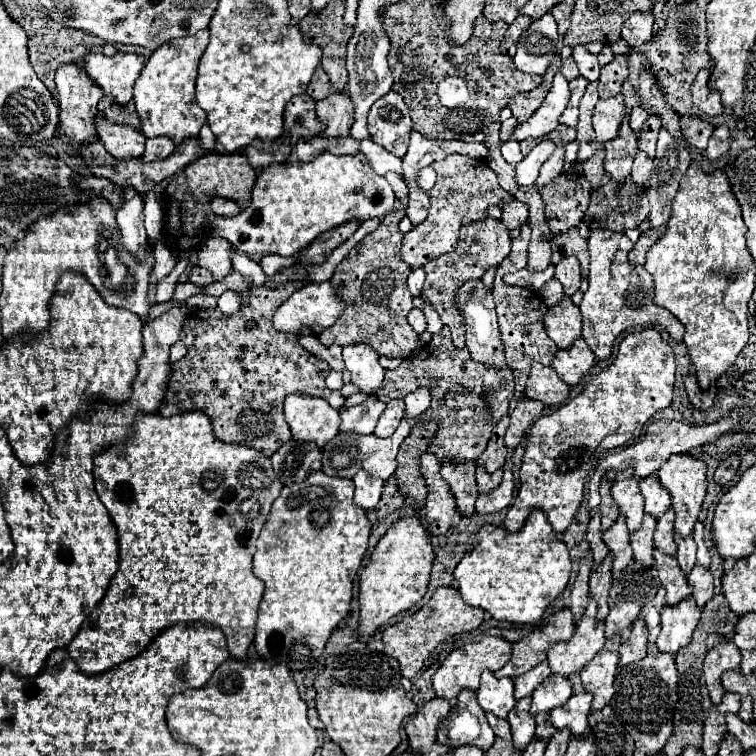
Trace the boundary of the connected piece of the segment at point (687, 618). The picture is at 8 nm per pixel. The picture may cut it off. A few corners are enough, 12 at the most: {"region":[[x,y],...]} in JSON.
{"region":[[694,596],[664,606],[658,650],[678,654],[700,622]]}

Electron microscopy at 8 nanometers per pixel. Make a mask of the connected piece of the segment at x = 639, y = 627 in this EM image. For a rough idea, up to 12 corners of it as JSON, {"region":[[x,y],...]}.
{"region":[[636,618],[628,642],[620,646],[620,666],[646,656],[648,628]]}

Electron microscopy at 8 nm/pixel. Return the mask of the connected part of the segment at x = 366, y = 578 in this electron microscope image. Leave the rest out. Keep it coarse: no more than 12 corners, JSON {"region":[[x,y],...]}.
{"region":[[394,522],[360,576],[362,640],[426,594],[434,548]]}

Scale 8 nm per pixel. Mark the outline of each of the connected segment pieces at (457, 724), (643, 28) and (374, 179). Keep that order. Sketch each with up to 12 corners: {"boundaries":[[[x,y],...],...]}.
{"boundaries":[[[464,690],[442,720],[438,742],[488,750],[494,732]],[[634,12],[622,24],[628,46],[652,38],[652,12]],[[356,156],[260,170],[252,204],[210,216],[236,250],[292,256],[396,196]]]}

